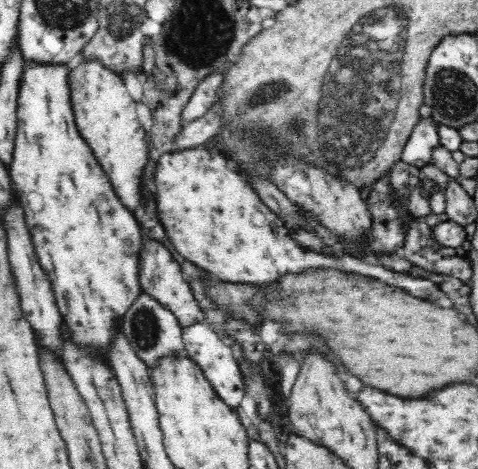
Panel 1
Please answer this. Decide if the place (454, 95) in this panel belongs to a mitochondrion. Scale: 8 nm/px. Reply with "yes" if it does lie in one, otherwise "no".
yes

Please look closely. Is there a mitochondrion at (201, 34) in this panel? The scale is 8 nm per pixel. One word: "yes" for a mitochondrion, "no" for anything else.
yes

